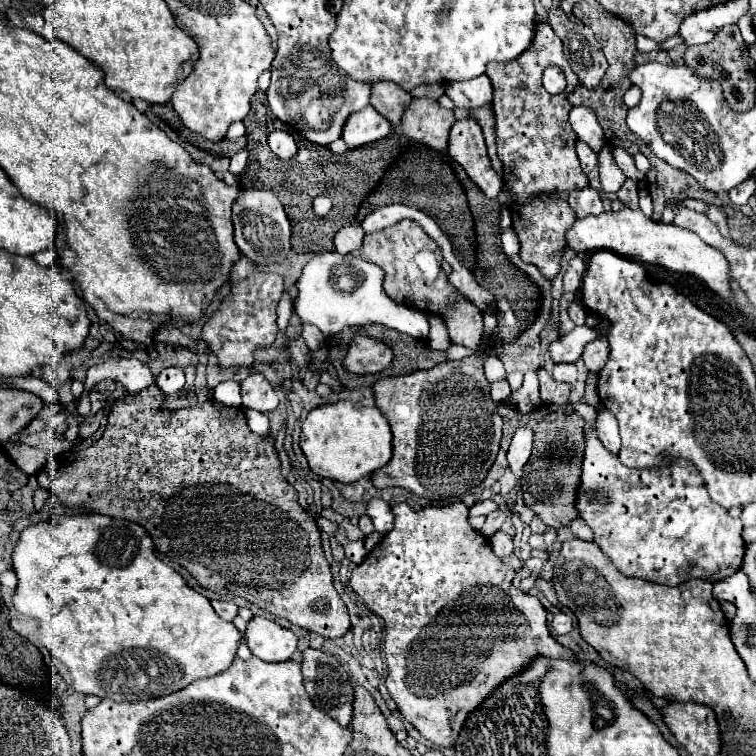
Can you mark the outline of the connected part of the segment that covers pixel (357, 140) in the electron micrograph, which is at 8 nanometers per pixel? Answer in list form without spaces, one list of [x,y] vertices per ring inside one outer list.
[[[369,105],[357,113],[351,113],[351,117],[347,119],[347,123],[343,127],[341,139],[351,149],[355,149],[355,147],[379,141],[379,139],[387,137],[391,131],[393,131],[391,123]]]

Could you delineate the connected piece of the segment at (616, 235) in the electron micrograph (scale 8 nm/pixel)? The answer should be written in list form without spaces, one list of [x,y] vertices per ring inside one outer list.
[[[619,209],[619,211],[605,211],[601,215],[591,215],[585,219],[577,219],[575,225],[567,231],[567,243],[577,253],[591,253],[599,249],[609,249],[619,255],[633,255],[639,261],[647,261],[653,265],[663,265],[677,273],[695,275],[701,279],[717,297],[735,301],[735,291],[731,289],[731,275],[729,265],[723,253],[713,245],[707,245],[697,233],[687,229],[679,229],[673,223],[655,223],[653,219],[645,217],[641,211],[633,209]]]

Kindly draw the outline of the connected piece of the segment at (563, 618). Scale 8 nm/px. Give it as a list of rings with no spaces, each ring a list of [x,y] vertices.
[[[557,613],[551,621],[550,630],[557,635],[564,635],[571,631],[571,617],[565,613]]]

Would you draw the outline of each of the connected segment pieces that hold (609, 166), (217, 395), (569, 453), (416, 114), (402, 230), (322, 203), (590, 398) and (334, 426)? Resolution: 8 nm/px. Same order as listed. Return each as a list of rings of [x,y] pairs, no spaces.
[[[605,147],[599,153],[599,179],[601,179],[601,191],[603,193],[617,193],[623,187],[623,183],[627,181],[623,171],[617,167],[609,147]]]
[[[223,381],[223,383],[219,383],[213,389],[213,399],[223,403],[223,405],[229,405],[229,407],[243,409],[243,405],[241,405],[241,387],[239,387],[237,381]]]
[[[501,403],[499,405],[499,413],[505,419],[505,429],[503,433],[515,433],[515,429],[519,425],[531,425],[535,431],[535,449],[539,447],[539,459],[545,459],[543,465],[539,465],[539,473],[531,473],[531,485],[521,485],[523,491],[523,501],[529,509],[533,509],[533,513],[551,527],[559,527],[559,525],[567,525],[573,519],[579,517],[579,513],[575,511],[575,493],[579,489],[579,475],[581,475],[581,461],[583,461],[583,425],[585,419],[579,415],[571,415],[567,417],[563,413],[563,407],[559,405],[541,405],[541,409],[533,409],[531,413],[521,413],[519,409]]]
[[[413,99],[401,119],[401,131],[415,141],[423,141],[427,147],[441,151],[441,149],[447,149],[449,145],[449,131],[453,121],[455,121],[453,111],[443,109],[435,99]]]
[[[403,219],[393,227],[387,227],[377,233],[369,233],[363,239],[363,247],[353,251],[351,255],[371,261],[385,271],[383,289],[393,301],[397,301],[399,305],[417,307],[427,313],[443,315],[449,329],[451,343],[459,343],[469,349],[477,347],[483,333],[481,309],[475,307],[475,303],[471,303],[467,297],[463,297],[457,289],[453,289],[447,283],[447,275],[441,269],[441,261],[443,261],[441,249],[423,231],[421,225],[417,225],[411,219]]]
[[[319,196],[313,201],[313,210],[315,214],[324,217],[331,211],[331,199],[327,196]]]
[[[597,373],[595,375],[589,375],[587,377],[587,391],[585,391],[585,401],[589,403],[589,405],[599,405],[601,401],[599,401],[599,397],[597,397]]]
[[[351,401],[325,403],[307,413],[301,425],[299,445],[315,475],[353,483],[371,475],[391,459],[391,429],[377,407],[365,407]]]

